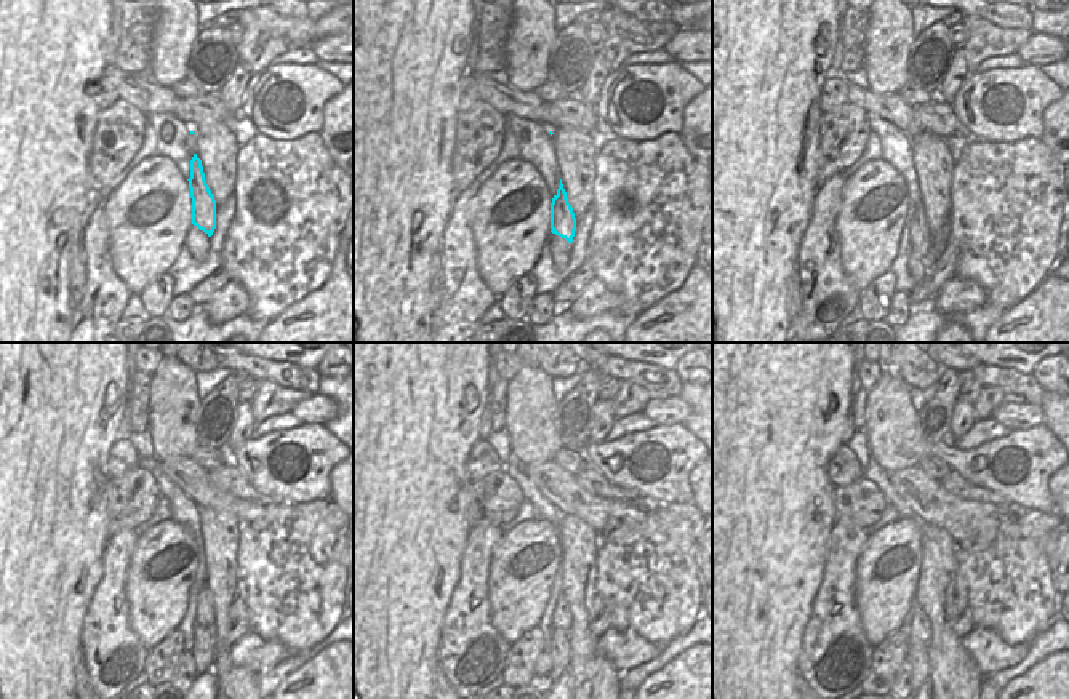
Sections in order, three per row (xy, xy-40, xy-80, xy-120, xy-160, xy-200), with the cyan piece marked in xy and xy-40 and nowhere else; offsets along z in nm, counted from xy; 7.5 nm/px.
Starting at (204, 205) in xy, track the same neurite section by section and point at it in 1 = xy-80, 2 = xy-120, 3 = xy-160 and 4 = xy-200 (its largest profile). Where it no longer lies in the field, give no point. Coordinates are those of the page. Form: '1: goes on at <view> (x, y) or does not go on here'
1: goes on at xy-80 (919, 234)
2: goes on at xy-120 (205, 607)
3: goes on at xy-160 (562, 616)
4: goes on at xy-200 (920, 629)

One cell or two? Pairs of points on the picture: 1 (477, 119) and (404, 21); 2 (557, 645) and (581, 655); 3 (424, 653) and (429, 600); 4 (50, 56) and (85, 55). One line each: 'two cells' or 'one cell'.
1: two cells
2: two cells
3: one cell
4: one cell

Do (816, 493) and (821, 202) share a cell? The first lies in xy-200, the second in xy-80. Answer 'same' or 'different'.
different

